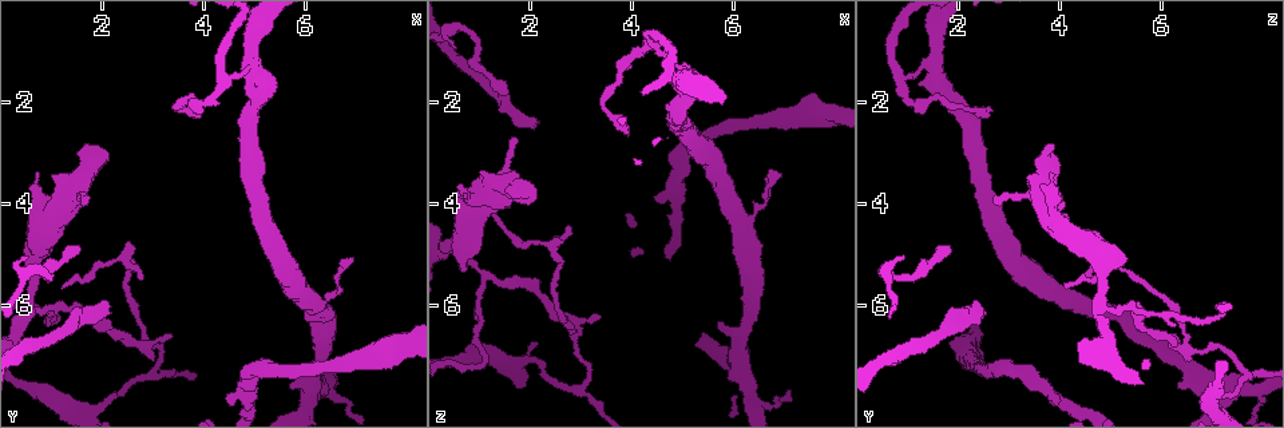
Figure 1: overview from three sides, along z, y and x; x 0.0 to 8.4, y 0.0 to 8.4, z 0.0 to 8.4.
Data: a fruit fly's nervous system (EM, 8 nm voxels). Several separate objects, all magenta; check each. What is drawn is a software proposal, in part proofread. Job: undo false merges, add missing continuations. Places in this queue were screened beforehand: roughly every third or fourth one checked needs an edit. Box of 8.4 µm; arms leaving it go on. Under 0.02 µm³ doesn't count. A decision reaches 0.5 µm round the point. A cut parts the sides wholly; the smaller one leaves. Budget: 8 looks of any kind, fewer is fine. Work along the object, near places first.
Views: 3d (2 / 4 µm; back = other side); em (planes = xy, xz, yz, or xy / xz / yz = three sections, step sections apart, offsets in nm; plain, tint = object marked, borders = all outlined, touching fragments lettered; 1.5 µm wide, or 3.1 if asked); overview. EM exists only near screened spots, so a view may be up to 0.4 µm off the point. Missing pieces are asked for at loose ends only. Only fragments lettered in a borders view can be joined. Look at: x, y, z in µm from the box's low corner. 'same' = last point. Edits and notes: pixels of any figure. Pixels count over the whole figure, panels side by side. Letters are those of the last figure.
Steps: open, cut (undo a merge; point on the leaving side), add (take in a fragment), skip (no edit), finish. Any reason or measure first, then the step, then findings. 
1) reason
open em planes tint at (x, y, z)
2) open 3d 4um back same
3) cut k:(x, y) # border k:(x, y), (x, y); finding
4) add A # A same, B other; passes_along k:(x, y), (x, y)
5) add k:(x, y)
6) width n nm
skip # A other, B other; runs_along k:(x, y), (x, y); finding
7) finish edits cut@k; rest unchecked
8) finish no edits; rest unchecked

an open end
open em xz step 4 tint at (2.10, 5.90, 2.45)

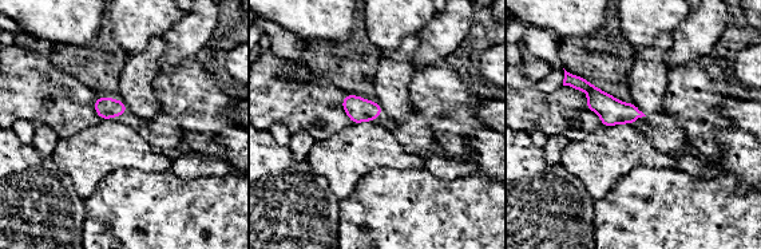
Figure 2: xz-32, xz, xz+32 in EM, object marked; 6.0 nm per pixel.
open em planes borders same

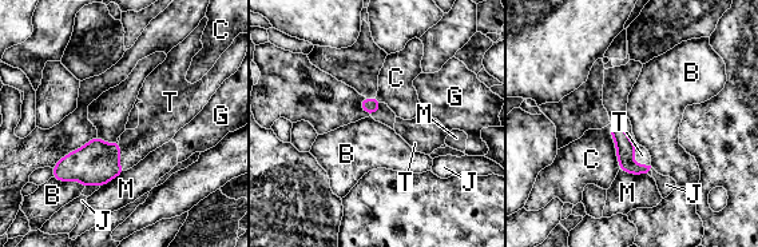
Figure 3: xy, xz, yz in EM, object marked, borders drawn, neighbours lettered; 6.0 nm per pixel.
add T # B other, C other, G other, J other, M other, T same; passes_along 3:(95, 163), (119, 150), (154, 130); the neuron continues

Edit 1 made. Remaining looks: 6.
abrupt turn
open 3d 2um at (2.90, 6.90, 6.50)

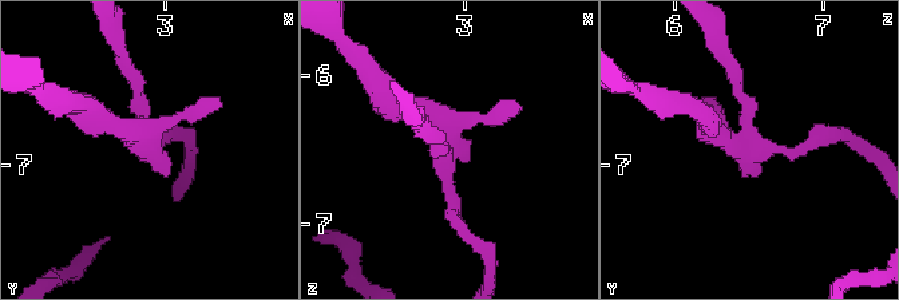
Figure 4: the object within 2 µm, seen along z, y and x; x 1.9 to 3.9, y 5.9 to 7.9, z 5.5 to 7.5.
open em xz step 4 borders at (2.86, 6.84, 6.46)

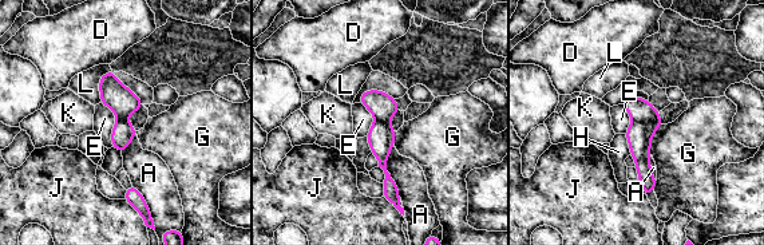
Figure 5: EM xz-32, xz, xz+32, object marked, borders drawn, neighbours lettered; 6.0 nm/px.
cut 5:(638, 134) # A other, D other, E other, G other, H other, J other, K other, L other; a second neuron is stuck on

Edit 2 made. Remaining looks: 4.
open overview

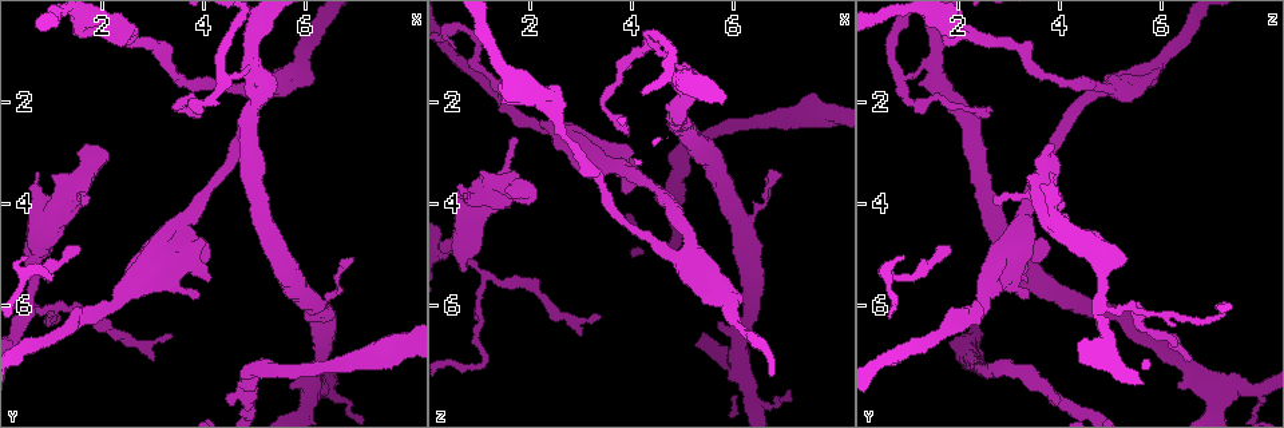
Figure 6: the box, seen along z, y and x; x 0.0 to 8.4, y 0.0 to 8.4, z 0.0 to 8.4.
an open end
open em xz step 8 tint at (0.75, 3.40, 3.80)

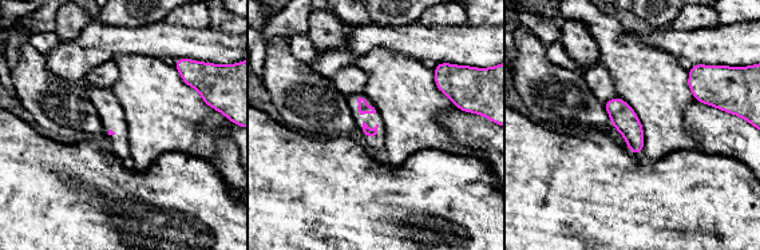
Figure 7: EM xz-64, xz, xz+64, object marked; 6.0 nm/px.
open em planes borders same

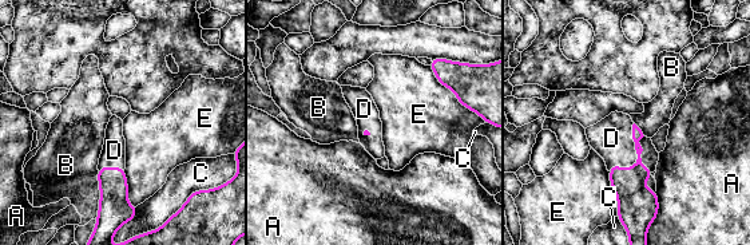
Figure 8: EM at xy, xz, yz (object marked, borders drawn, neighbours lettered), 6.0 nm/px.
longest_contact D 320 nm
add D # A other, B other, C other, D same, E other; passes_along 8:(629, 185), (638, 157), (611, 138); the neuron continues

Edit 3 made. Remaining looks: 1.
finish edits add@3, cut@5, add@8; rest unchecked

